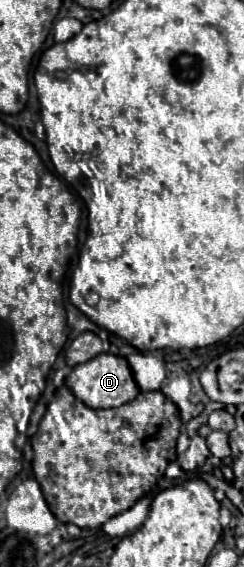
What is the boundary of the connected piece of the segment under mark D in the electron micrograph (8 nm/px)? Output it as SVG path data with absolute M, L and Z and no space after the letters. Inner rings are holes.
M101 353L93 357L91 361L85 361L81 365L75 365L69 377L65 379L65 385L73 391L77 399L81 399L85 405L93 409L107 409L107 407L121 407L129 401L133 401L139 395L137 383L133 381L133 373L129 369L129 363L125 357Z

